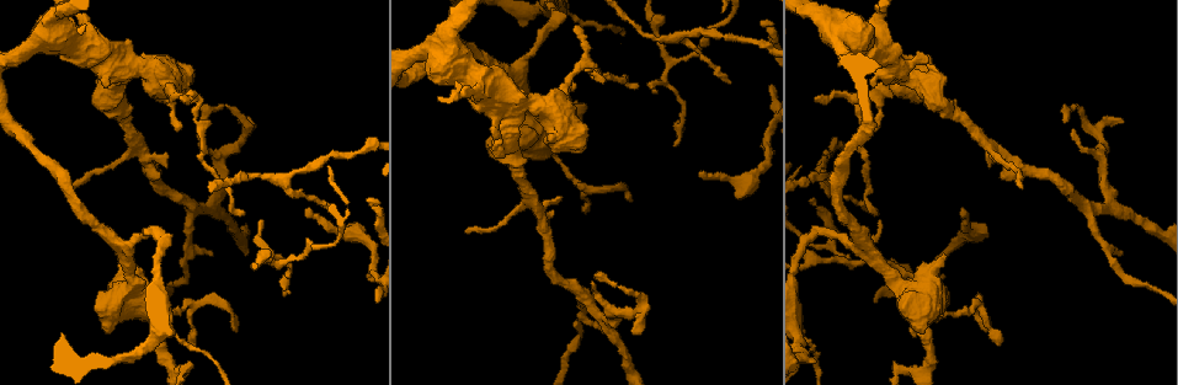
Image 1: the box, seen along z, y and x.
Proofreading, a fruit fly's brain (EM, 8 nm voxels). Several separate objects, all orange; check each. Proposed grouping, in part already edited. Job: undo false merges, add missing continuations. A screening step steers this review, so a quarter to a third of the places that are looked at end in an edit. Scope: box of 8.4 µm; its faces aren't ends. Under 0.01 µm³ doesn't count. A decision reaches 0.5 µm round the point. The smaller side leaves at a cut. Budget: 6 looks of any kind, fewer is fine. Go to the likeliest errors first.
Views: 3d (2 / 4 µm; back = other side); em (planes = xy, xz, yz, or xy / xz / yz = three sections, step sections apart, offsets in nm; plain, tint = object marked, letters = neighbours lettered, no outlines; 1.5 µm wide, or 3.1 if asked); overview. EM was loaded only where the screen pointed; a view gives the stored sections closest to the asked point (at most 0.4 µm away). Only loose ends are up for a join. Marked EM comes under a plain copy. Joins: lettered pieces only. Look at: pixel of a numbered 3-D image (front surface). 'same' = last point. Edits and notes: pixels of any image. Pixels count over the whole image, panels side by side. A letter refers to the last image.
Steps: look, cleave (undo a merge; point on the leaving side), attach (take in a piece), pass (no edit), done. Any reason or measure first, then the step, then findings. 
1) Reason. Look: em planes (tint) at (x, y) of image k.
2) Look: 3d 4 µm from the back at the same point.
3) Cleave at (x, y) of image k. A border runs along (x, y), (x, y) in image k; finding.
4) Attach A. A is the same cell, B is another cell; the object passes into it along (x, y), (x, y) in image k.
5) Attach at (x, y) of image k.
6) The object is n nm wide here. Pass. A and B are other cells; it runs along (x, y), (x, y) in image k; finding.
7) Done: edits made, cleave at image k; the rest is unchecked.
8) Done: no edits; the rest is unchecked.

An open end. Look: 3d 2 µm at (164, 164) of image 1.

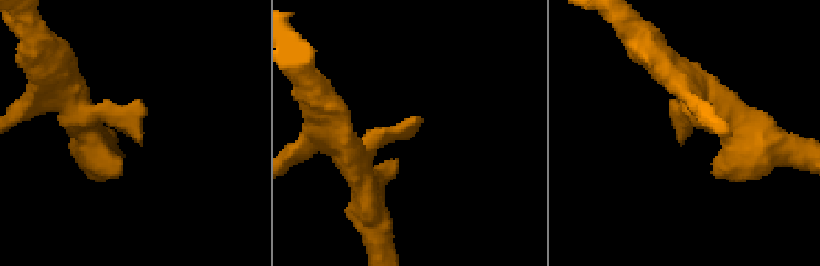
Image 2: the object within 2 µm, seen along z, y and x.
Need the tissue. Look: em planes (letters) at (681, 143) of image 2.

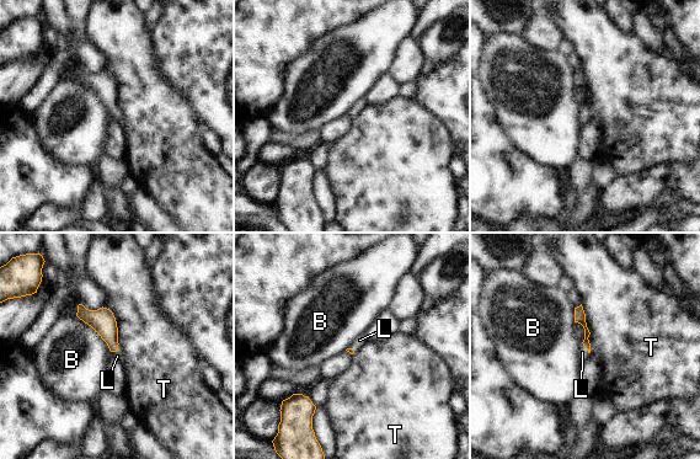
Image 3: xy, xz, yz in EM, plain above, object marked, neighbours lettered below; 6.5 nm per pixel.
The longest contact is with B, 380 nm. Attach L. L is the same cell, B and T are other cells; the object passes into it along (102, 320), (117, 348), (117, 356) in image 3; it goes on there.

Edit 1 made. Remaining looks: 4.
Branch stops here. Look: em yz step 8 (letters) at (287, 291) of image 1.

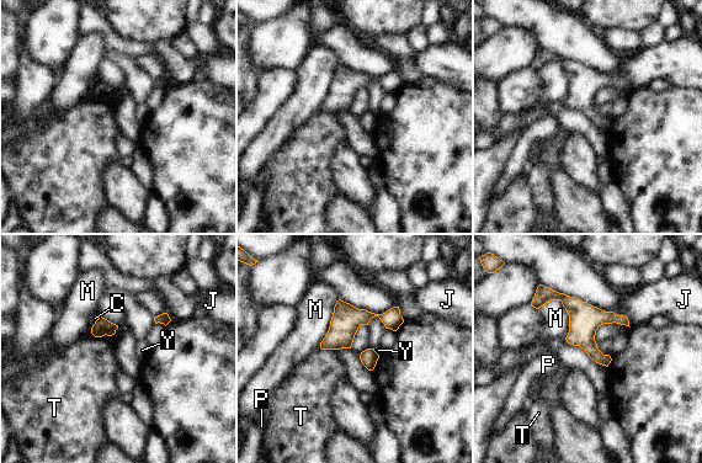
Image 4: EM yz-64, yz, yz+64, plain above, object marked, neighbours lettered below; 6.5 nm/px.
Look: em planes (letters) at the same point.

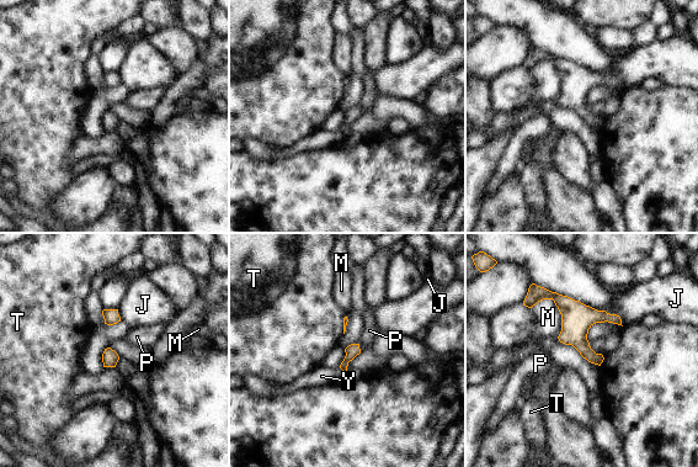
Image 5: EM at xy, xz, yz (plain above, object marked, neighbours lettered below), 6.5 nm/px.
The object is 90 nm wide here. Pass. J, M, P, T and Y are other cells; a border runs along (358, 343), (361, 353) in image 5; no lettered piece goes on from it.

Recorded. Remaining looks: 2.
Done: edits made, attach at image 3; the rest is unchecked.

